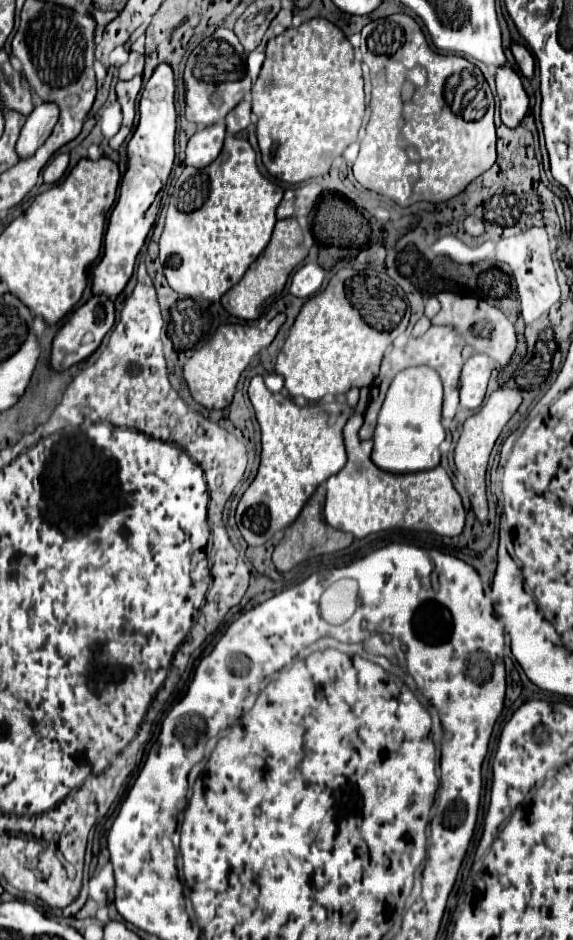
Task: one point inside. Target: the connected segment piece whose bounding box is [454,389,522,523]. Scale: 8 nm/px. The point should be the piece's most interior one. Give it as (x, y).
(480, 431)

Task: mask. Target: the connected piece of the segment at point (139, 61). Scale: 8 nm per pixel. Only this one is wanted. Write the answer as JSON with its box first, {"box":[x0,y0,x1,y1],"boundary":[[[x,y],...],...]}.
{"box":[120,51,144,79],"boundary":[[[130,51],[128,61],[120,67],[120,79],[132,79],[134,75],[142,73],[142,69],[144,69],[144,55]]]}

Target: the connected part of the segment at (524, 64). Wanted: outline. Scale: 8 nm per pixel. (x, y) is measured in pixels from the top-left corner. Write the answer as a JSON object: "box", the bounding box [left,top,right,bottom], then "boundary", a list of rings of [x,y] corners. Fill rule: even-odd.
{"box":[510,43,534,79],"boundary":[[[512,43],[510,49],[512,49],[512,55],[514,55],[520,71],[522,71],[528,79],[532,79],[532,75],[534,75],[534,65],[532,65],[532,55],[530,55],[530,51],[528,51],[524,45],[520,45],[520,43]]]}

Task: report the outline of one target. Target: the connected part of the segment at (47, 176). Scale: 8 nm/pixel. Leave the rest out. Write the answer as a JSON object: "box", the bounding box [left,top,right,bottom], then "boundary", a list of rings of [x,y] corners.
{"box":[42,155,70,183],"boundary":[[[56,155],[56,157],[44,167],[44,171],[42,171],[44,183],[56,183],[56,181],[64,175],[64,171],[66,171],[66,167],[68,167],[68,161],[70,161],[68,155]]]}

